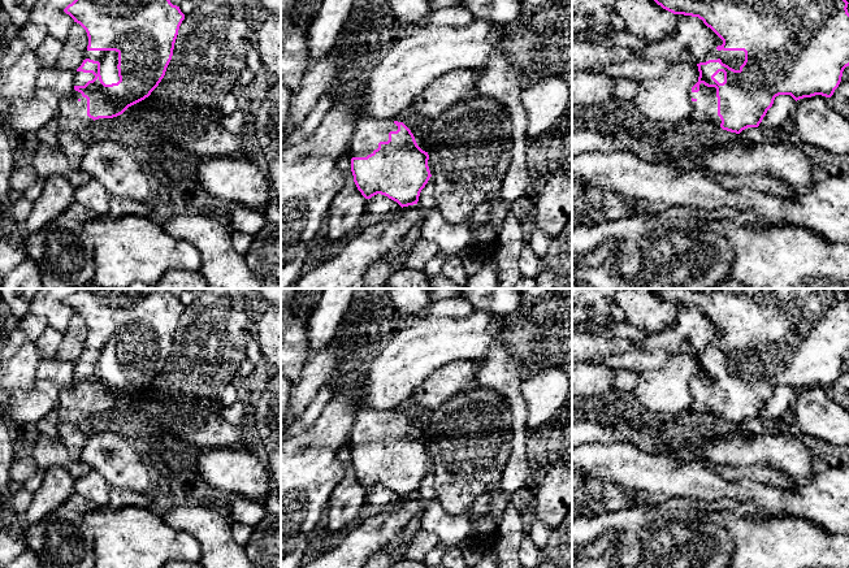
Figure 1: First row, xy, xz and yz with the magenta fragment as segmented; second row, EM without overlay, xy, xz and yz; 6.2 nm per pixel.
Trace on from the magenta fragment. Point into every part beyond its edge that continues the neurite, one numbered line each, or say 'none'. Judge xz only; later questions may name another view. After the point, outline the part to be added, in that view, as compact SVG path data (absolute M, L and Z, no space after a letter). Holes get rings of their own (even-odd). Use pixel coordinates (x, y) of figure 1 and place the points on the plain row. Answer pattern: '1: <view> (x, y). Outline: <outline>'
1: xz (368, 423). Outline: M359 406L355 411L348 447L367 448L378 439L380 433L389 432L389 424L397 422L398 417L389 409L372 409Z

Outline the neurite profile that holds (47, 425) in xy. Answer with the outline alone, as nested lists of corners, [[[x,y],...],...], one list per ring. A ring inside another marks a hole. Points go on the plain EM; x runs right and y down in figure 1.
[[[52,409],[48,412],[34,428],[34,434],[44,434],[49,438],[59,438],[59,411]]]

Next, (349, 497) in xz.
[[[348,445],[338,451],[338,459],[345,465],[345,477],[330,495],[324,523],[332,533],[341,537],[365,504],[367,490],[354,473]]]

